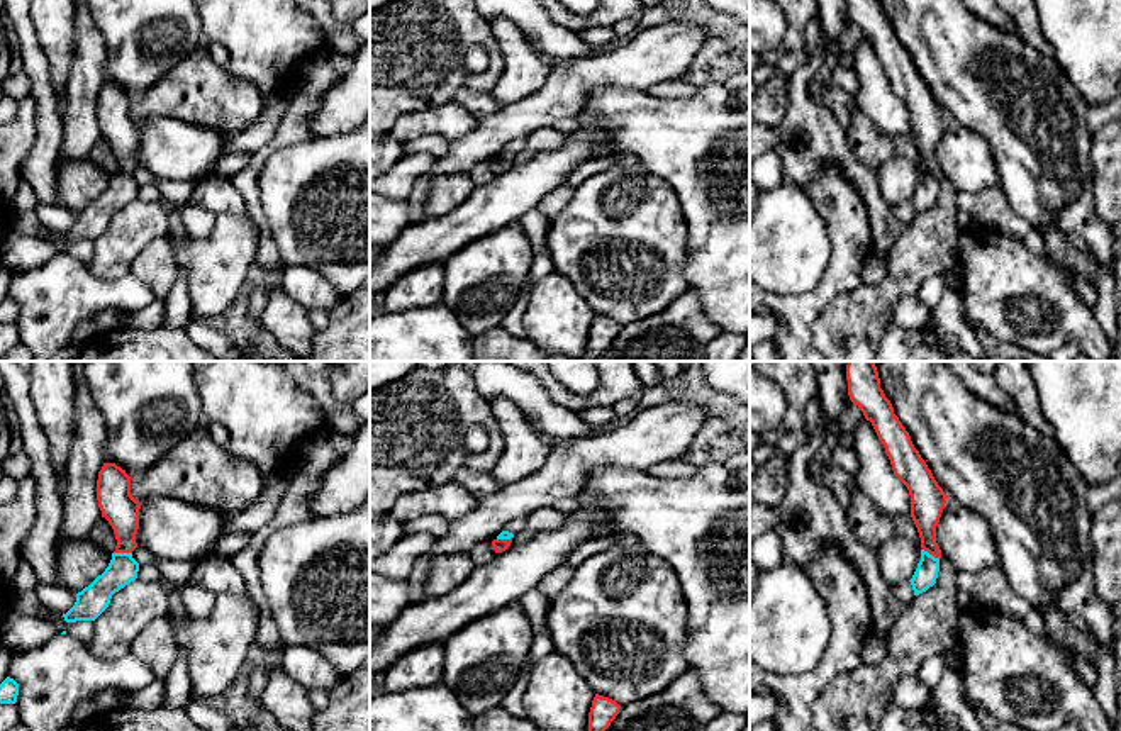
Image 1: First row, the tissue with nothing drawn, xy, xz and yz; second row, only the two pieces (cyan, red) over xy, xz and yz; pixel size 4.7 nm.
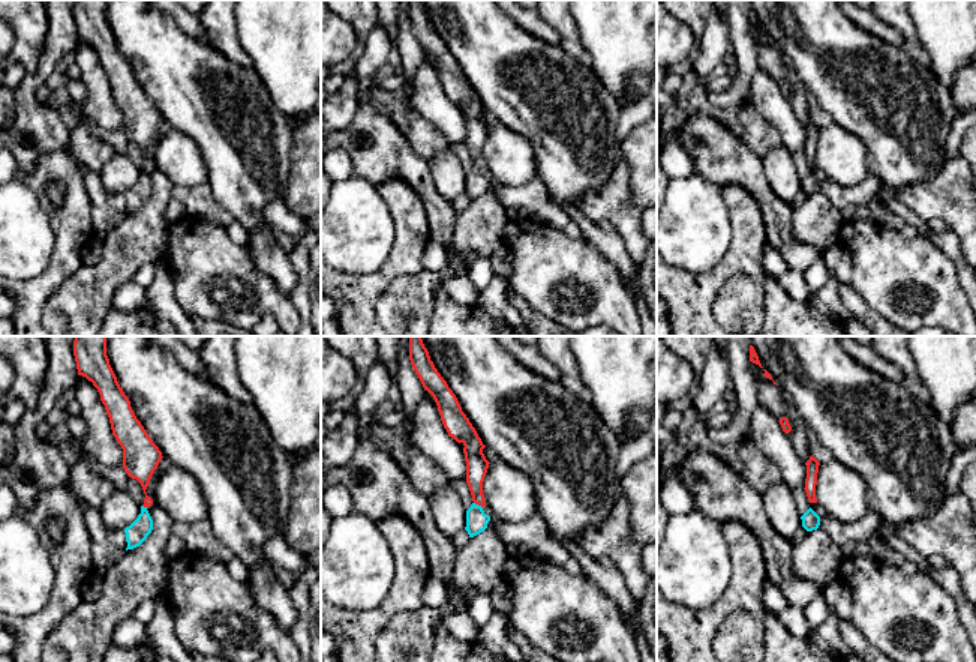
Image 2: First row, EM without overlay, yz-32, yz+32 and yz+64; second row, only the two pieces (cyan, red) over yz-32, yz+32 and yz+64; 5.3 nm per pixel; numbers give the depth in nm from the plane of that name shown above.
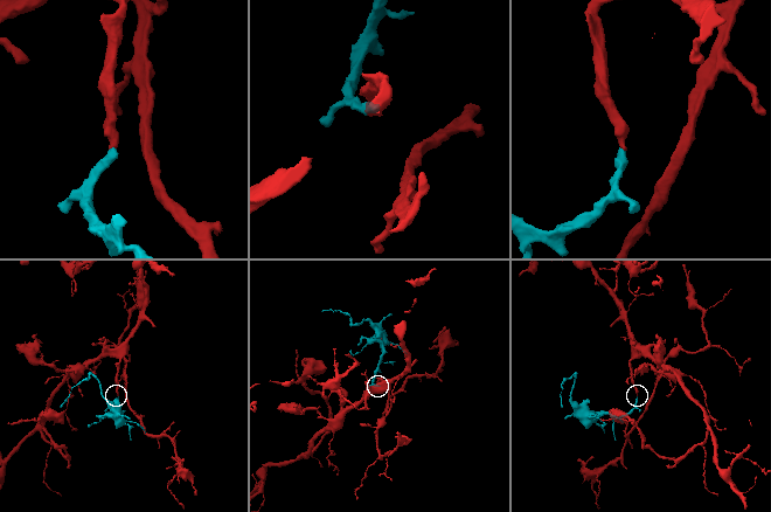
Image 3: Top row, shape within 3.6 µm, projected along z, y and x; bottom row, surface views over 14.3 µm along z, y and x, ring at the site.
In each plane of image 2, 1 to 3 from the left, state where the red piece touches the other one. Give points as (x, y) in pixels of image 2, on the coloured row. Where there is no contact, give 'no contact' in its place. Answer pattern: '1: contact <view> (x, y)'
1: contact yz-32 (146, 508)
2: contact yz+32 (477, 505)
3: no contact

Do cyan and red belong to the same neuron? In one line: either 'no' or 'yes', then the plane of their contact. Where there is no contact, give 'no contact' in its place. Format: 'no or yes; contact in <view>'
yes; contact in xy

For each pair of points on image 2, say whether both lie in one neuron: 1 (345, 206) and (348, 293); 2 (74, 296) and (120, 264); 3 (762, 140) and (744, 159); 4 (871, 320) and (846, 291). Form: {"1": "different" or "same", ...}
{"1": "different", "2": "same", "3": "different", "4": "same"}

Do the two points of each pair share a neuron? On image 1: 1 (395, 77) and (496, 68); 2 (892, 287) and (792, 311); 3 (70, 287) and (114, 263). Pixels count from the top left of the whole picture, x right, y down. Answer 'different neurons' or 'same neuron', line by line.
1: same neuron
2: different neurons
3: different neurons

